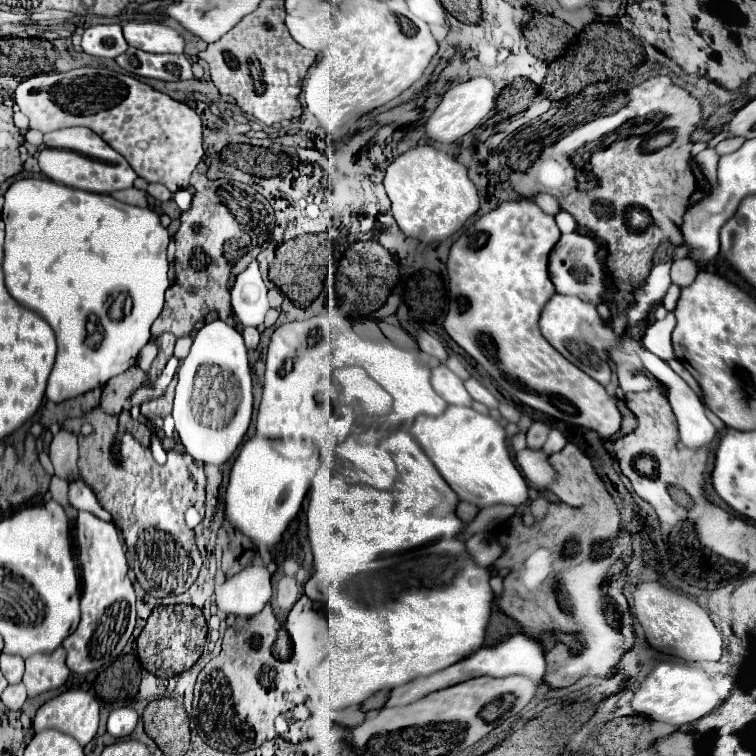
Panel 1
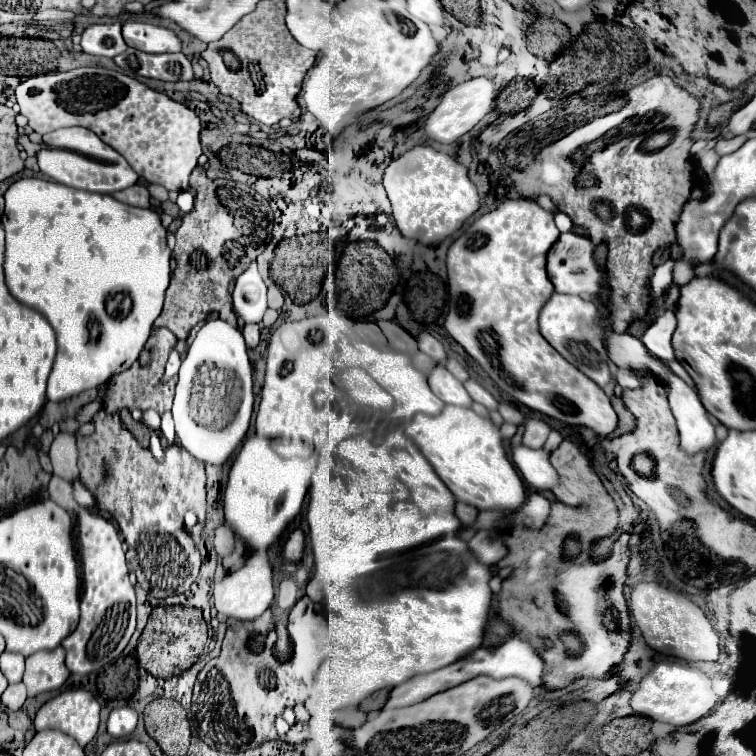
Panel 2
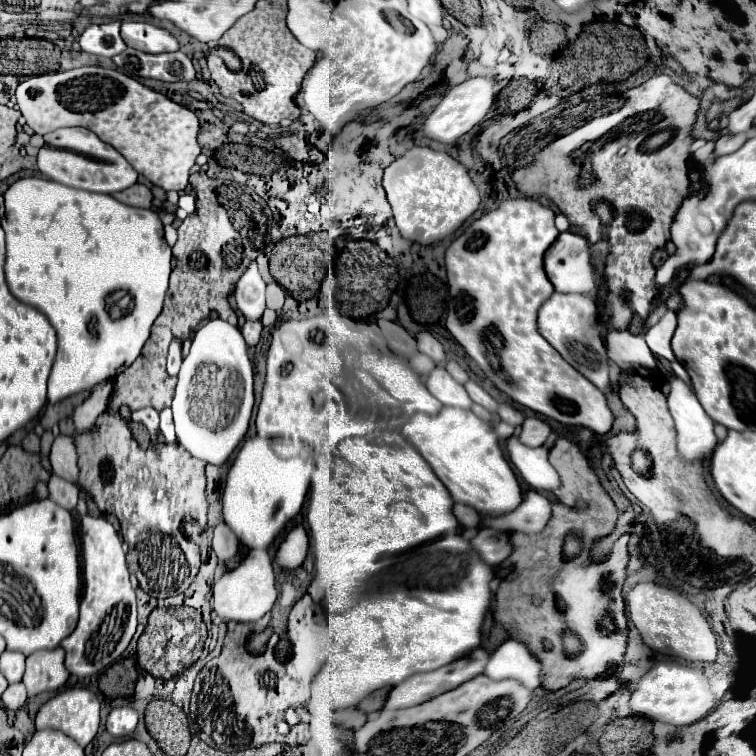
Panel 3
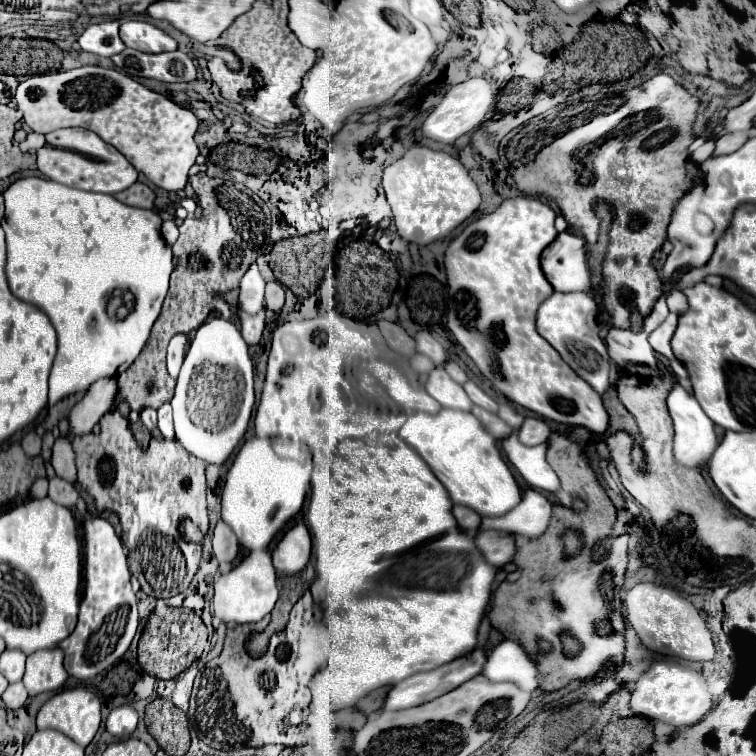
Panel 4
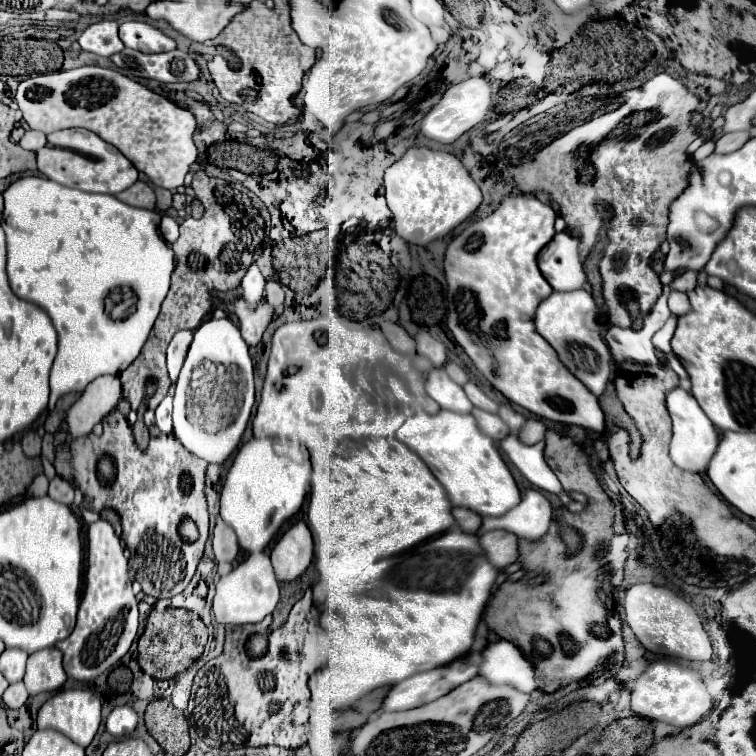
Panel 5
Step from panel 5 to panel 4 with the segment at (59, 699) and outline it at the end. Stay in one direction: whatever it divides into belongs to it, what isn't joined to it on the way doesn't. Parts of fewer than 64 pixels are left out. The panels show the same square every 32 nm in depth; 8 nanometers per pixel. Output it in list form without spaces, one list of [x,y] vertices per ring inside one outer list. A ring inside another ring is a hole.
[[[84,688],[58,692],[40,708],[36,726],[54,728],[86,748],[100,726],[100,700]]]

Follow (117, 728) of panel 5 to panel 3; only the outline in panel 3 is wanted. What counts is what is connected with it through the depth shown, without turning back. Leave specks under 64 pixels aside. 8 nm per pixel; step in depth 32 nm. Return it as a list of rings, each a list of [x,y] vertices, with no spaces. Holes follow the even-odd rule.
[[[132,706],[114,708],[106,720],[106,730],[114,738],[126,738],[136,730],[138,724],[138,712]]]

